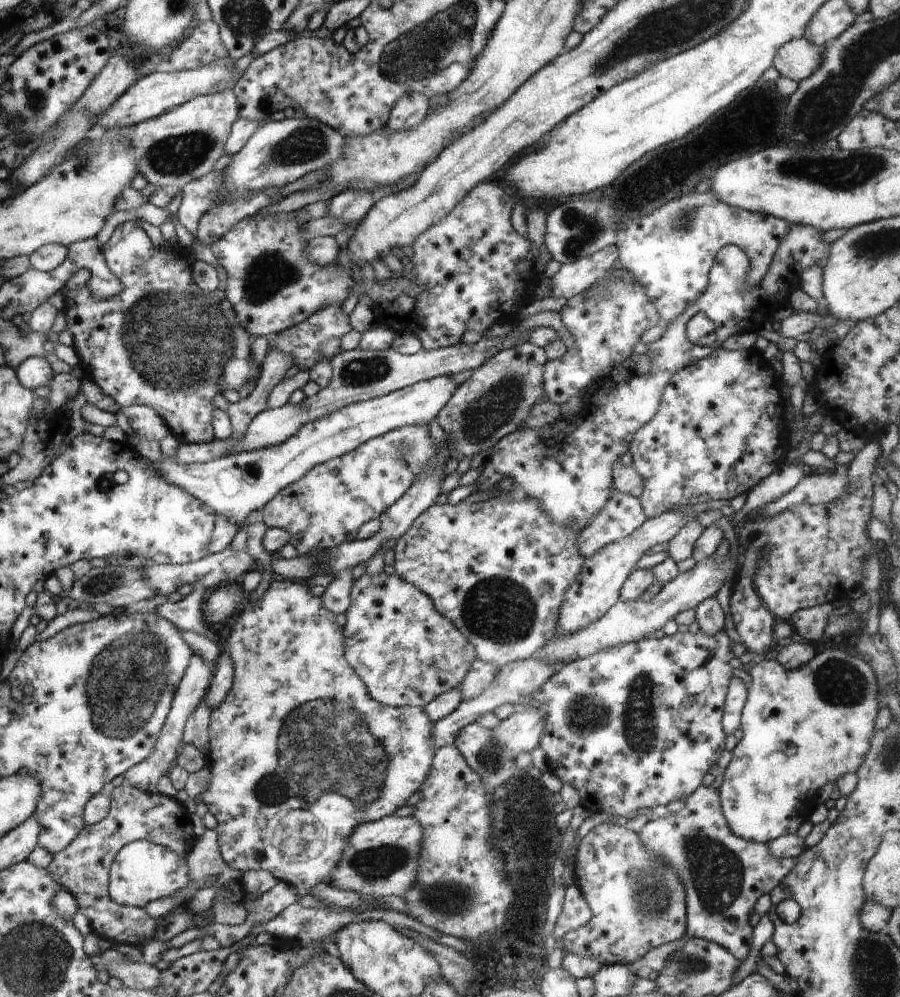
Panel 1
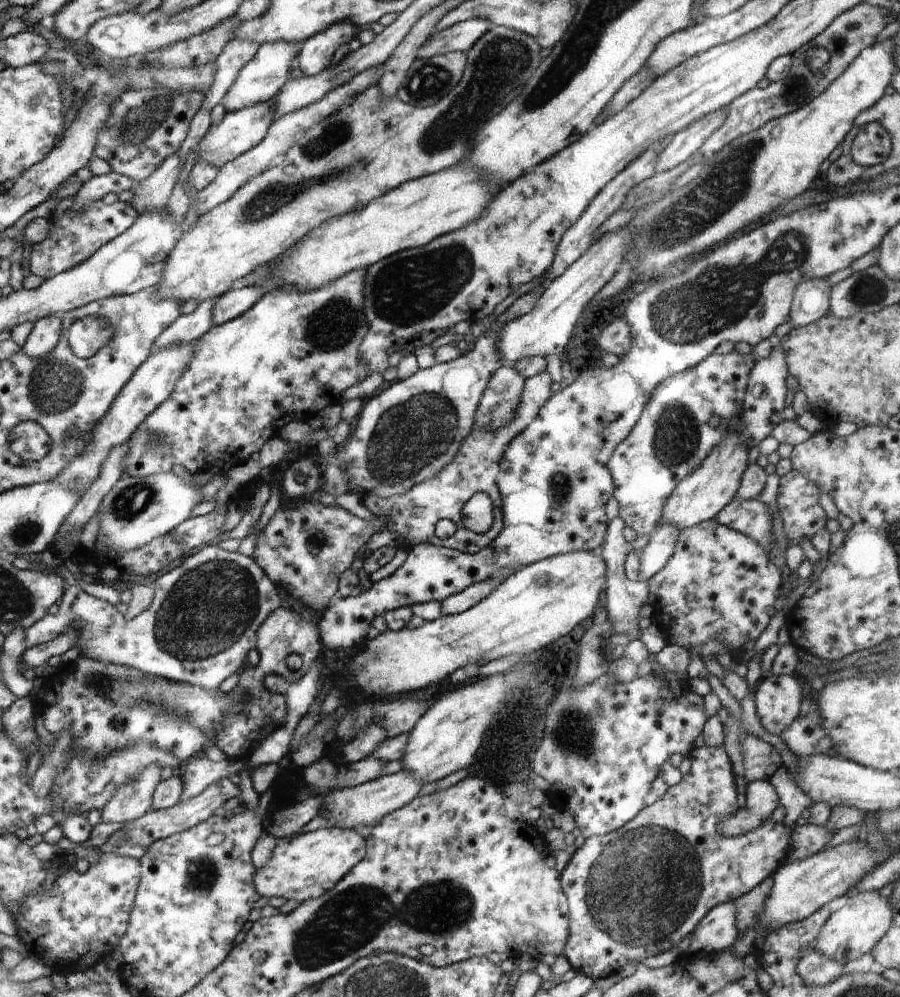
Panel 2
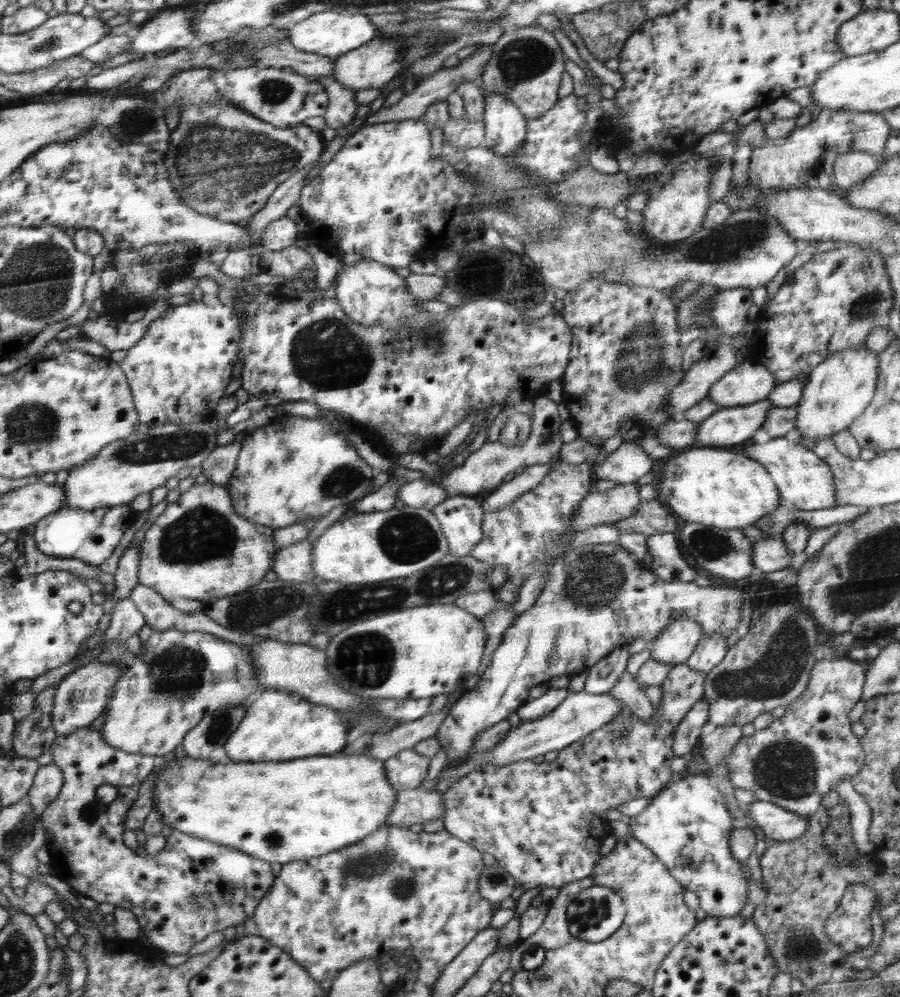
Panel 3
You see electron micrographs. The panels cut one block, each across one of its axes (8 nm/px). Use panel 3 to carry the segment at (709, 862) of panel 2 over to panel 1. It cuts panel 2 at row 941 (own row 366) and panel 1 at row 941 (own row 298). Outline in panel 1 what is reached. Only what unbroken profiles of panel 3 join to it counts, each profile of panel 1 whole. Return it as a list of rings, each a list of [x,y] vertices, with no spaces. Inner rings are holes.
[[[602,823],[580,839],[574,858],[573,880],[586,899],[591,917],[587,924],[563,936],[565,951],[597,960],[601,965],[628,965],[640,960],[651,948],[684,936],[687,929],[685,886],[672,867],[647,850],[638,833],[625,826]]]

